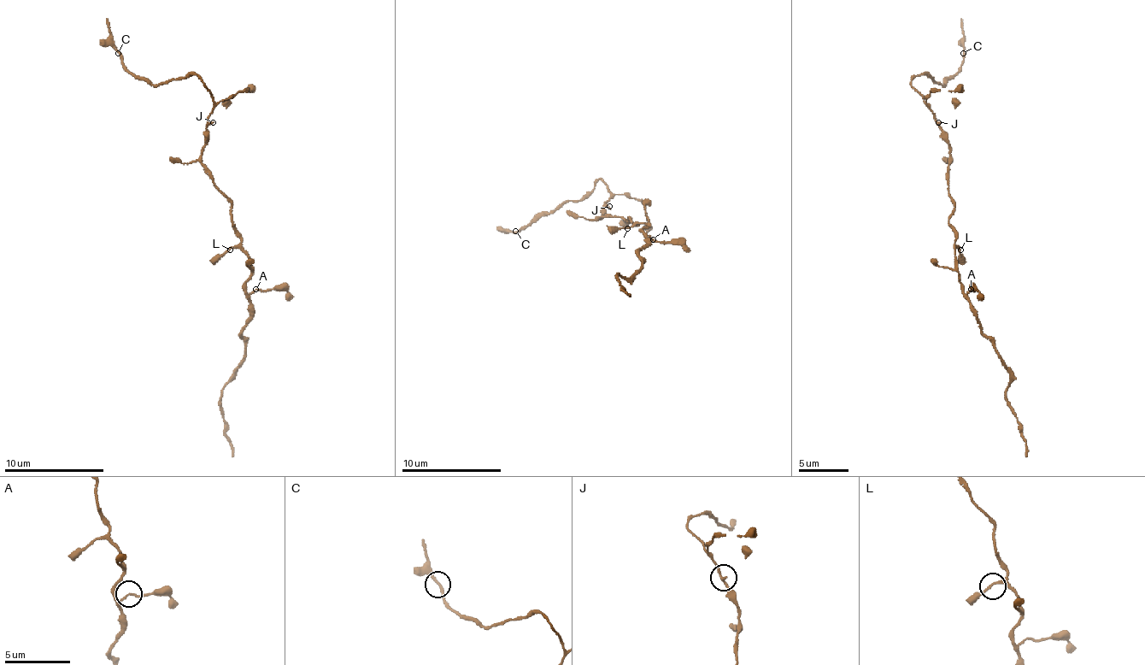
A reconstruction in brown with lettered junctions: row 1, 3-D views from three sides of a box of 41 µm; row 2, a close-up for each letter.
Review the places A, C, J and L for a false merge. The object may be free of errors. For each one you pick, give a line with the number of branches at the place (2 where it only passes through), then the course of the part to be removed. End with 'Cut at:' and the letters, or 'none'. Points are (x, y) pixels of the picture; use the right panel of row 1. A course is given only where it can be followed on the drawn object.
Cut at: none

